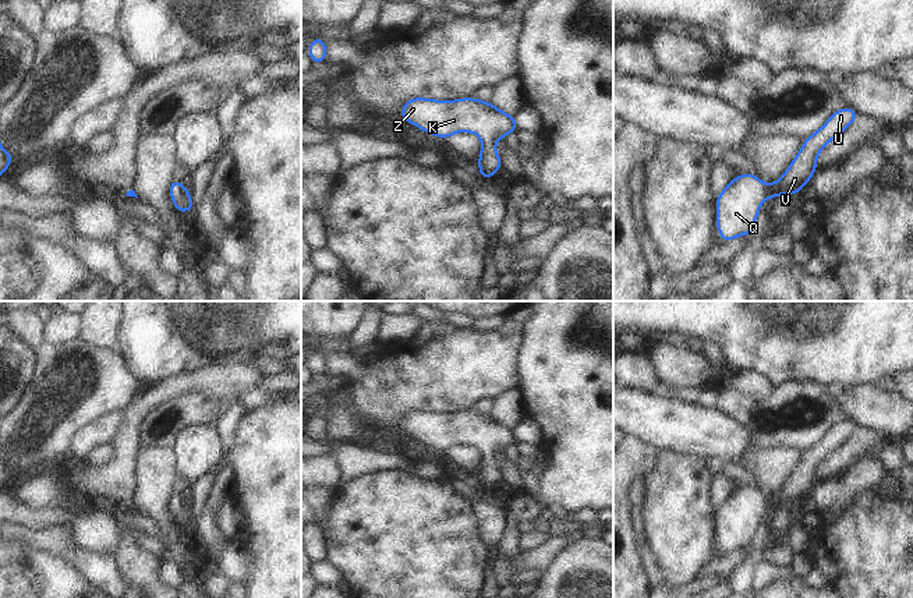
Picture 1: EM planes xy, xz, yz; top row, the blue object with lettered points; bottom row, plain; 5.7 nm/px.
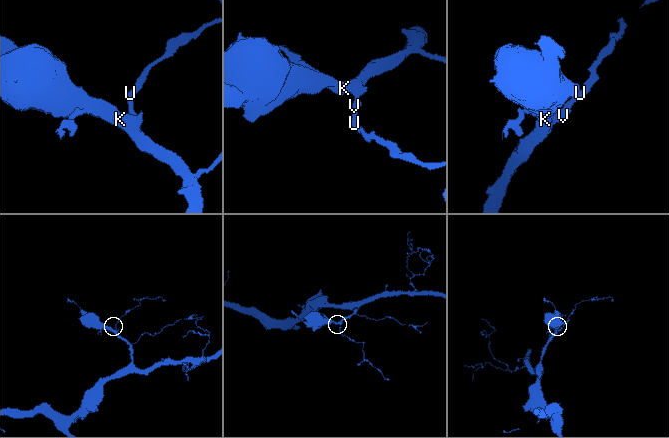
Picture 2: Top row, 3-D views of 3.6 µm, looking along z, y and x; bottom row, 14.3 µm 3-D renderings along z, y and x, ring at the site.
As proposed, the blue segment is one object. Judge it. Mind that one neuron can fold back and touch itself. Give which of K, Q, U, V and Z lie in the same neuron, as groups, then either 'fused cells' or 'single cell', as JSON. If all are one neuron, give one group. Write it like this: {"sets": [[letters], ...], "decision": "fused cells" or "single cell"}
{"sets": [["K", "Q", "U", "V", "Z"]], "decision": "single cell"}

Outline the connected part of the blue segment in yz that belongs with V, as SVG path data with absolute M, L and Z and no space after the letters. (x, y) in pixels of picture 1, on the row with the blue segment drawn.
M850 107L838 109L820 130L806 138L790 166L774 184L762 183L755 174L733 177L716 197L716 230L722 243L751 233L765 198L800 192L817 170L817 156L822 148L850 127L857 116Z

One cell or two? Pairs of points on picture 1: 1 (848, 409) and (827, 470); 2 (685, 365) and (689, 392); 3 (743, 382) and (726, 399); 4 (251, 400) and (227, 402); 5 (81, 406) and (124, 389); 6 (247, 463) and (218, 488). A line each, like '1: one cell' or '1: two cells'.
1: two cells
2: two cells
3: two cells
4: one cell
5: one cell
6: two cells

